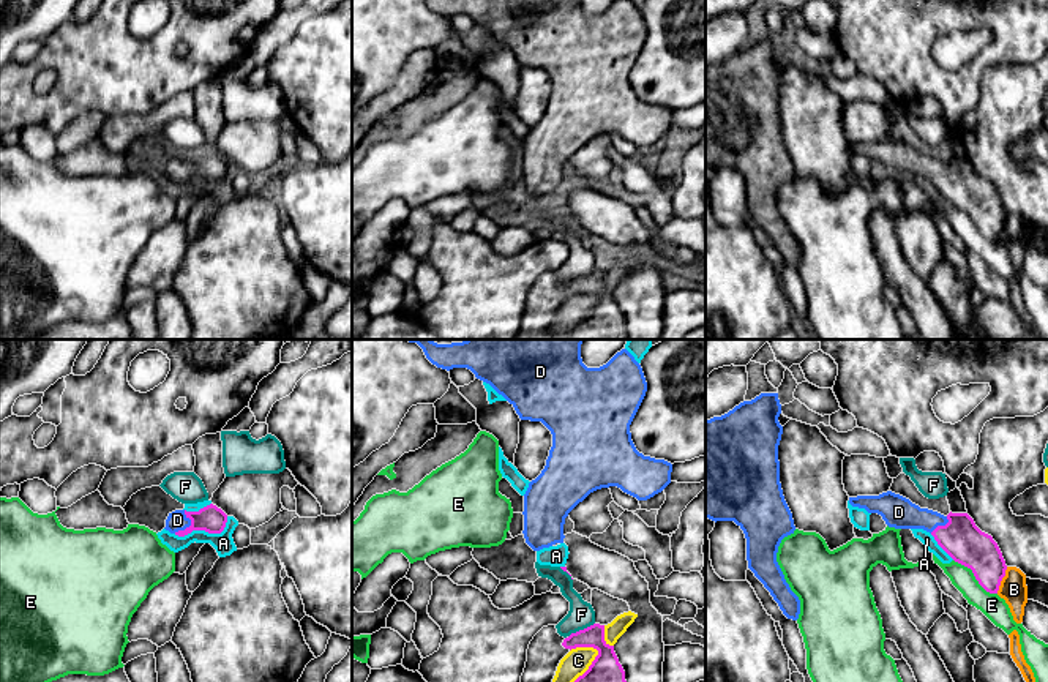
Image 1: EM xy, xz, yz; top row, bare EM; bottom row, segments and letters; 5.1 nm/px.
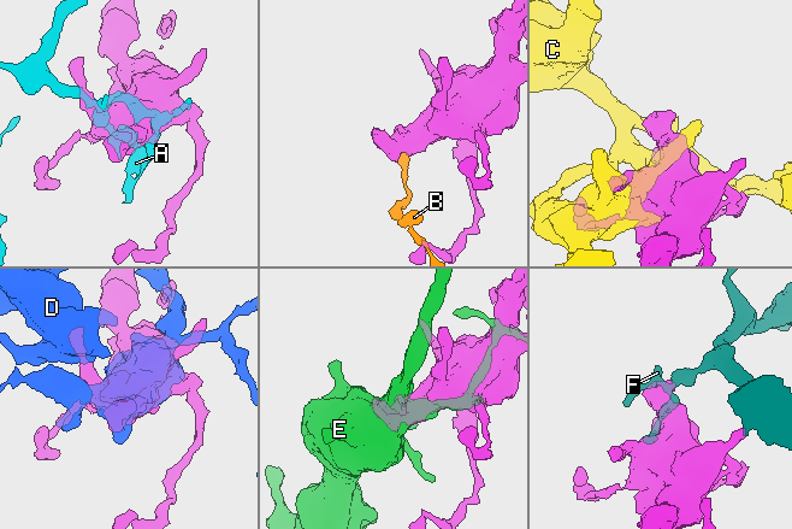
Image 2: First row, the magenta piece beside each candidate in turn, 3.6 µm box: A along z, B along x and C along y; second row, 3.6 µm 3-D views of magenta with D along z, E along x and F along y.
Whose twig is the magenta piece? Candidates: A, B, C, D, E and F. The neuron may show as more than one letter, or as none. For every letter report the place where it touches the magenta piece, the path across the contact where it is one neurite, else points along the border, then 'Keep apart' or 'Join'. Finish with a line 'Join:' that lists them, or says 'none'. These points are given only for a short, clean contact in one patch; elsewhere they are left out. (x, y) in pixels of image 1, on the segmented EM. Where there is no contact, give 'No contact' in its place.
A: Touches magenta at xy (204, 529). Boundary: xy (228, 517), (220, 532), (174, 534). Keep apart
B: Touches magenta at yz (1001, 580). Boundary: yz (1007, 567), (996, 592). Keep apart
C: Touches magenta at xz (591, 665). Keep apart
D: Touches magenta at xy (190, 526). Path across: xy (210, 518), (196, 520), (190, 526), (177, 520). Join
E: Touches magenta at yz (974, 575). Keep apart
F: Touches magenta at xz (581, 630). Keep apart
Join: D

